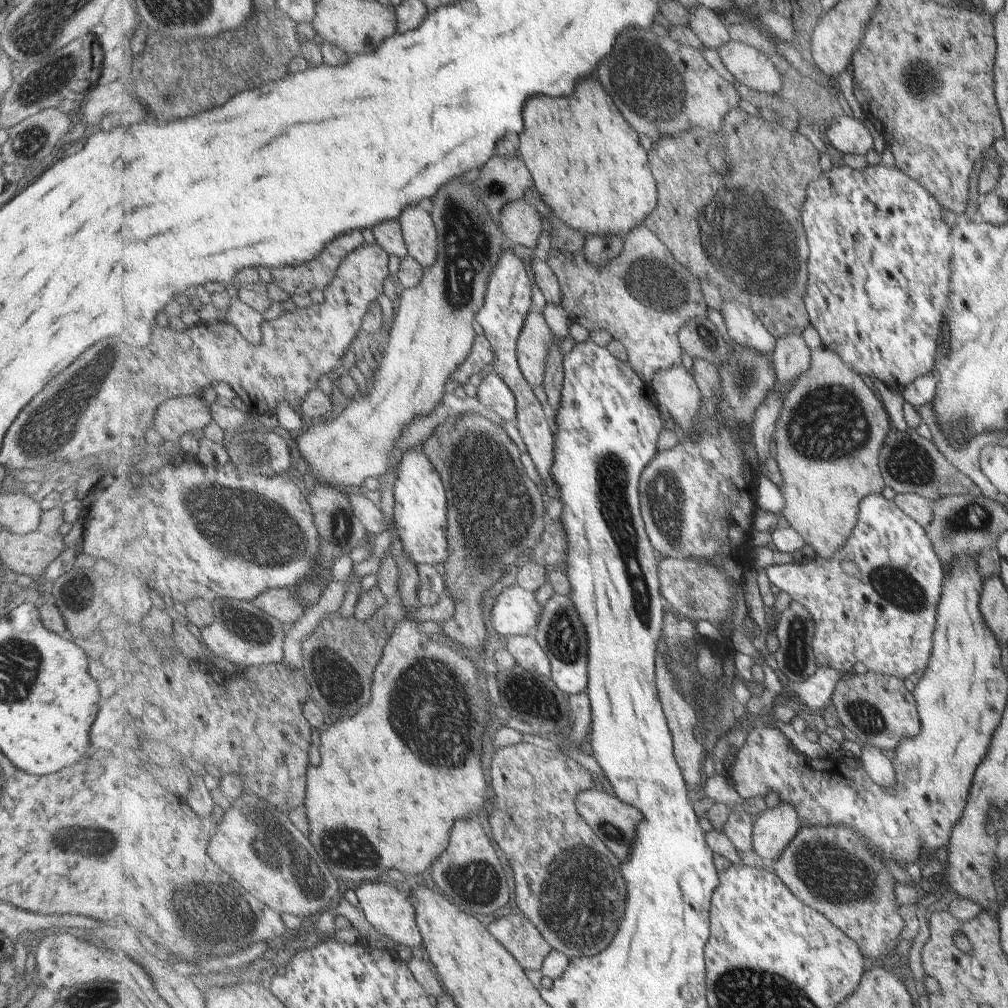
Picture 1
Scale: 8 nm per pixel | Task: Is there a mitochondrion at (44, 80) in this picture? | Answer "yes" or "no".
yes

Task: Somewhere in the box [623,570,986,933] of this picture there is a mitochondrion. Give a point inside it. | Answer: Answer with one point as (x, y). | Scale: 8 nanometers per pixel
(824, 869)

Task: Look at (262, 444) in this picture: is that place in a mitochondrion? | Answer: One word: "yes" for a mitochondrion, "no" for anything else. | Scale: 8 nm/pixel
no

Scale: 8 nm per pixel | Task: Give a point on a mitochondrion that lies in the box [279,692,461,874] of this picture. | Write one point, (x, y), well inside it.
(351, 849)

